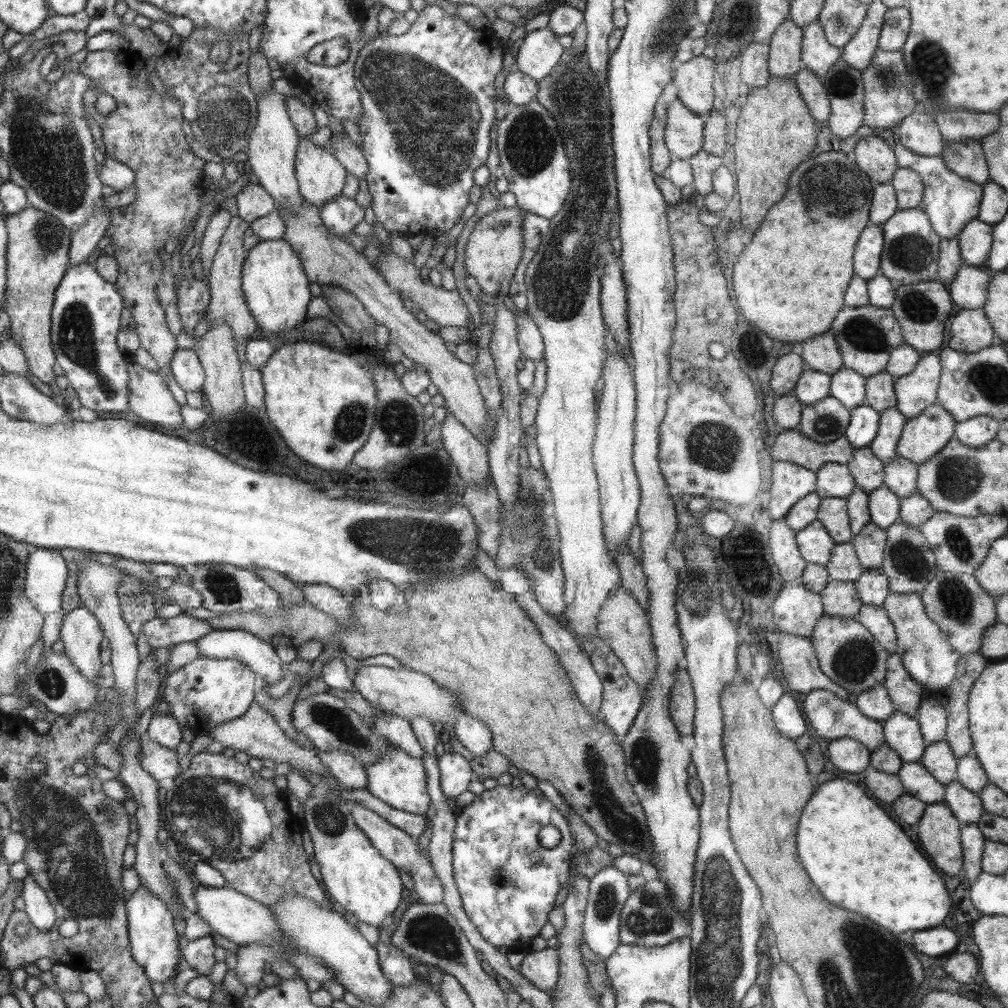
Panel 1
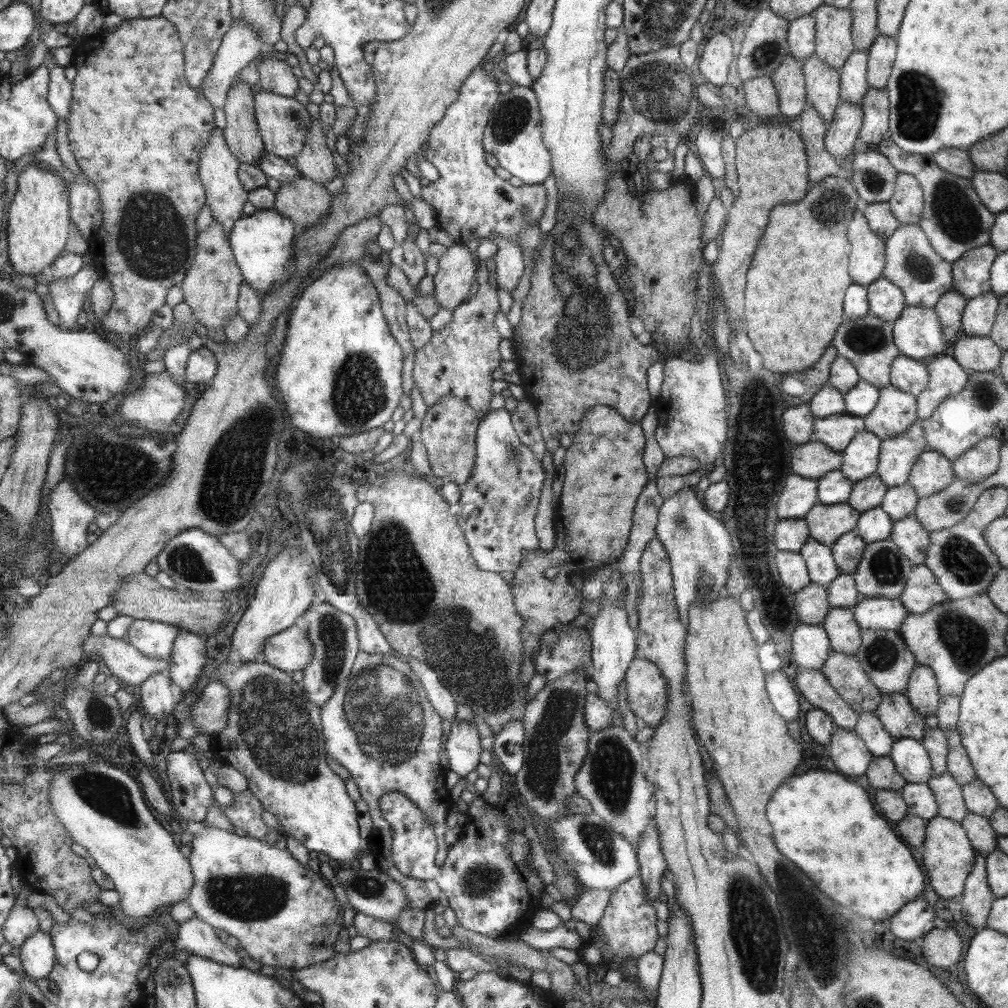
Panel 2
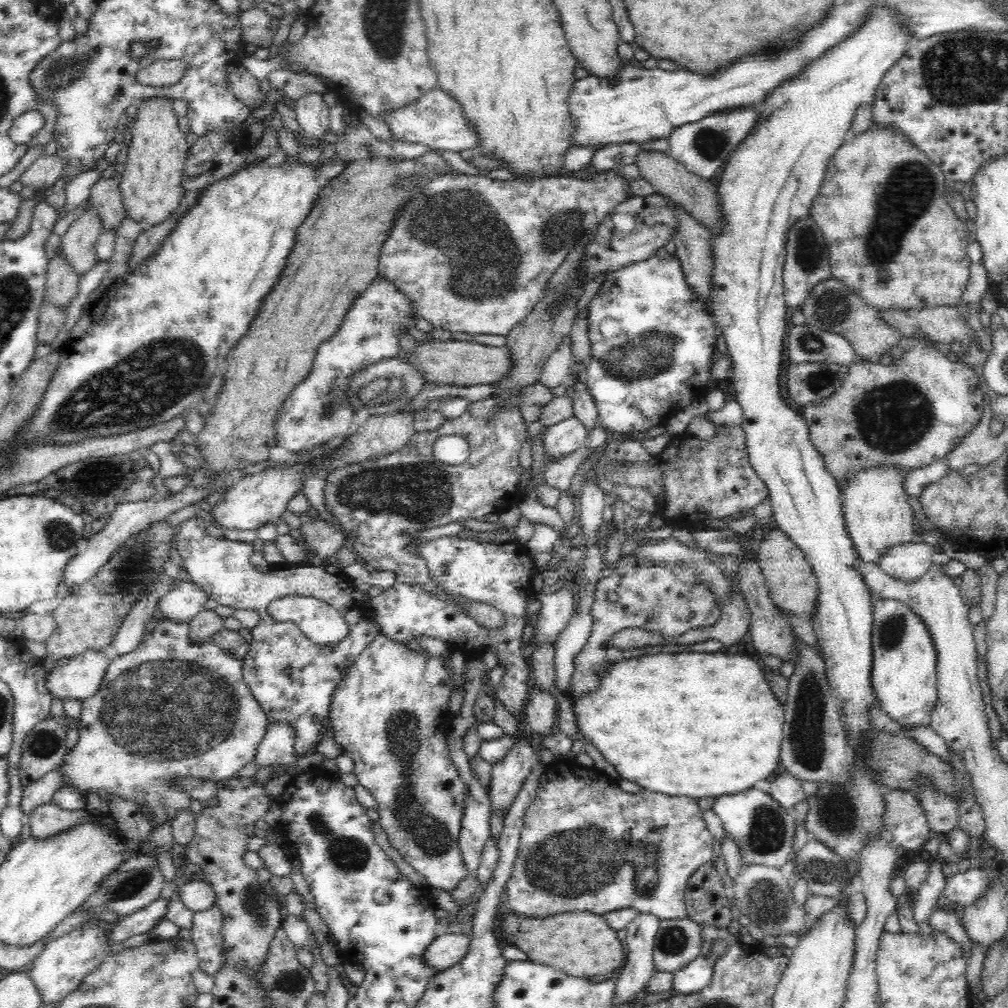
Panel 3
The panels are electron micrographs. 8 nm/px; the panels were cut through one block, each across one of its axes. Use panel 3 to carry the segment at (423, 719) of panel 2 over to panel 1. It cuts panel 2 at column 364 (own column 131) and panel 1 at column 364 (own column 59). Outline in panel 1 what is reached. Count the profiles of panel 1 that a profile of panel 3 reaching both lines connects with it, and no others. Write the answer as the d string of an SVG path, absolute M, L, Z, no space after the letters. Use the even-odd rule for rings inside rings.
M391 743L386 748L384 756L376 764L364 766L364 769L366 769L366 777L368 777L366 788L376 798L396 810L426 816L426 810L430 808L430 796L428 796L429 774L426 772L425 765L422 764L420 758L412 758L400 746L394 746Z

